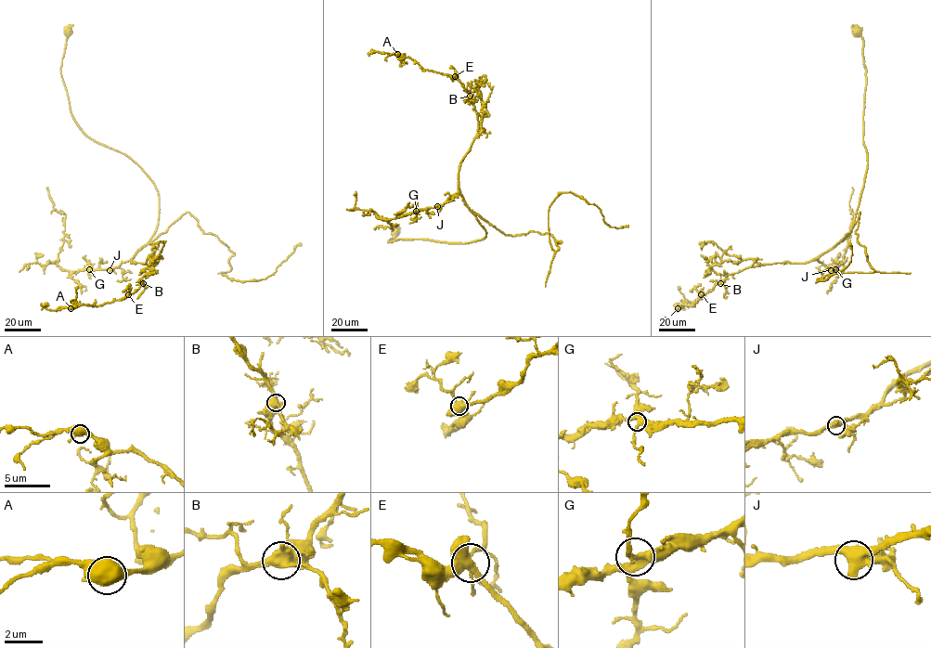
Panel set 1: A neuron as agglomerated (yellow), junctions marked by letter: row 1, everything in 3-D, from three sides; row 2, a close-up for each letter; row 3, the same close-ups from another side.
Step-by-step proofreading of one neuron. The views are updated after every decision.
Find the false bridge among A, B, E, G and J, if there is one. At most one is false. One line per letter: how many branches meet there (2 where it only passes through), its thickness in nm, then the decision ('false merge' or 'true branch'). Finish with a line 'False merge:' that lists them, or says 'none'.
A: branches 4; calibre 550 nm; true branch
B: branches 4; calibre 480 nm; true branch
E: branches 4; calibre 500 nm; true branch
G: branches 4; calibre 380 nm; true branch
J: branches 4; calibre 480 nm; true branch
False merge: none

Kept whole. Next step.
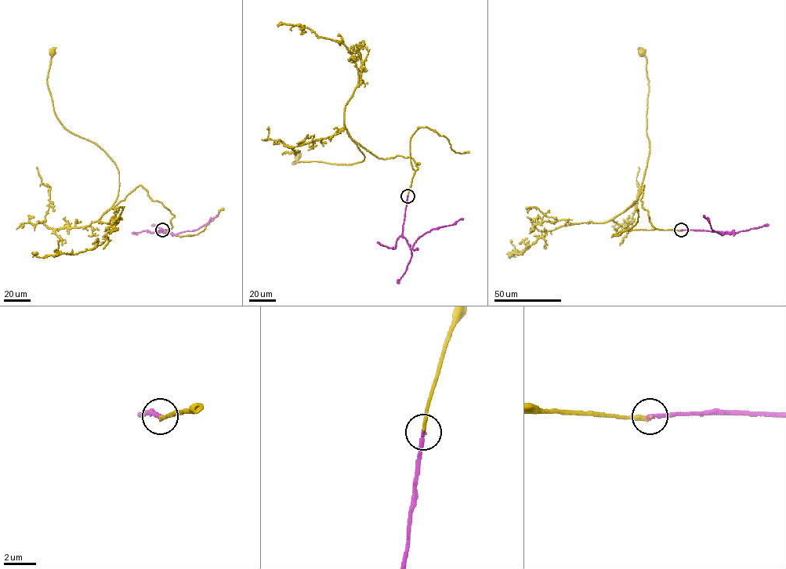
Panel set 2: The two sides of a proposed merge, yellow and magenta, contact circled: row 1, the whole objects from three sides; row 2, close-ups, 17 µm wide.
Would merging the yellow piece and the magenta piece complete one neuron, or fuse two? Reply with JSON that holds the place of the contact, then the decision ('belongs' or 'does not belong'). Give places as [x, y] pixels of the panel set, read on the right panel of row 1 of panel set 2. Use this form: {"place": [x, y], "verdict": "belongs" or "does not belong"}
{"place": [681, 230], "verdict": "belongs"}

